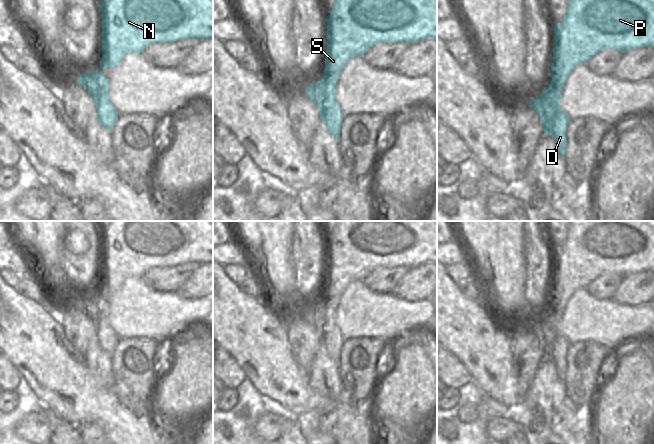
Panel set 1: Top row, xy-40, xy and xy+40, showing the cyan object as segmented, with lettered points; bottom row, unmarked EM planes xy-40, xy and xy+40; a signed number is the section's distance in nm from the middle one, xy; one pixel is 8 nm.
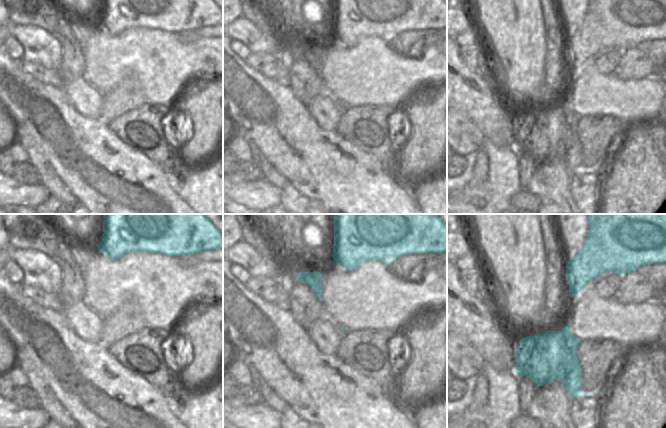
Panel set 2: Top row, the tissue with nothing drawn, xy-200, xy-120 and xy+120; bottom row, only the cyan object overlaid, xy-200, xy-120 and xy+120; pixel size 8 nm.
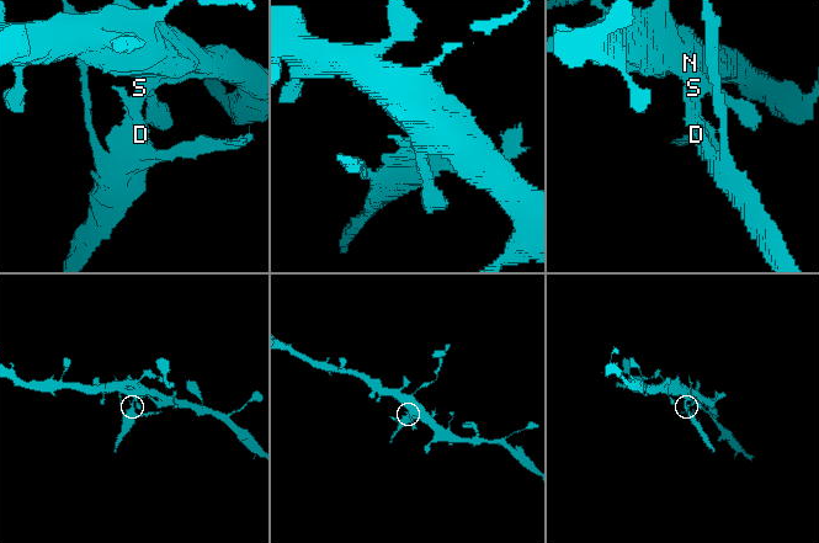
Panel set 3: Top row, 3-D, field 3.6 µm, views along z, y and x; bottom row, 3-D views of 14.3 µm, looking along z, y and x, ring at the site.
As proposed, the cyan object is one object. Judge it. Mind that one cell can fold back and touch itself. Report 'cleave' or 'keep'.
cleave

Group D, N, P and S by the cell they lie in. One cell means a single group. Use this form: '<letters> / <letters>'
D / N P S

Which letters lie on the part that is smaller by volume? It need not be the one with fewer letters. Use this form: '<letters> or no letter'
D

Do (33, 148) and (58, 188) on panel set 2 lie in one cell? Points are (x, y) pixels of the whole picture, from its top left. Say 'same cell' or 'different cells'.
same cell

